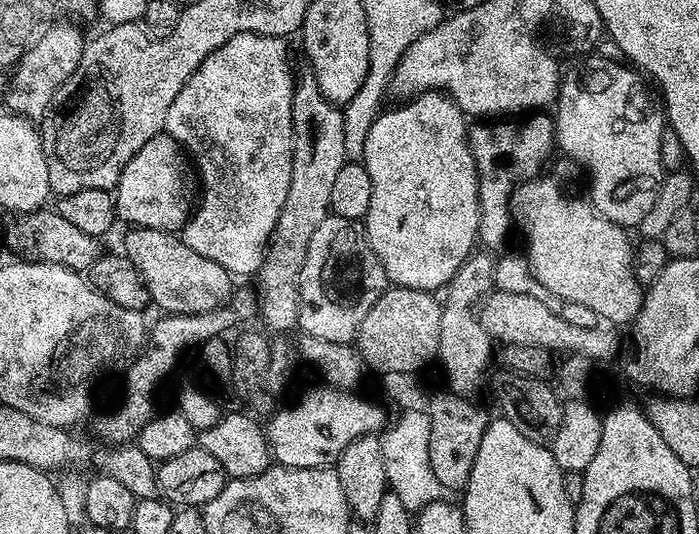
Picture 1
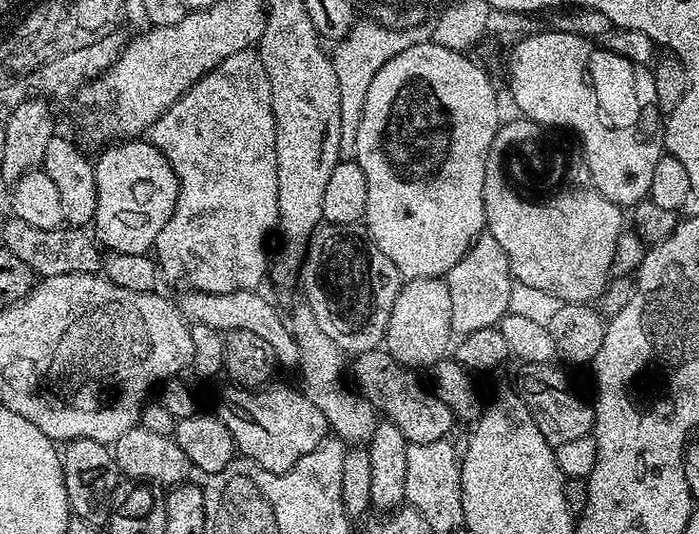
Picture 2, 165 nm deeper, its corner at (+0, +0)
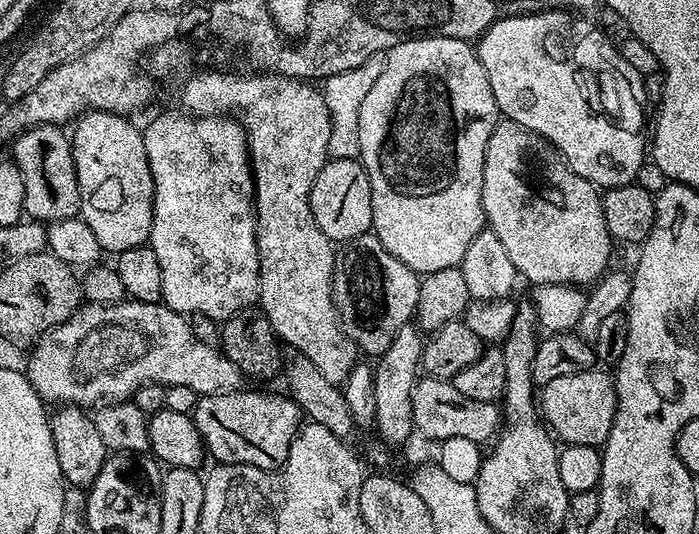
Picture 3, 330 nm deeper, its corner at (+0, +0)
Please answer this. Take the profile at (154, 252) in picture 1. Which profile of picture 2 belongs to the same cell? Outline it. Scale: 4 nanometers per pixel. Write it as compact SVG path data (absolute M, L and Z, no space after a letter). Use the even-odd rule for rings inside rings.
M191 290L183 293L185 296L178 300L180 313L184 315L185 320L192 324L201 324L202 326L210 326L216 332L227 334L234 330L250 330L250 334L258 334L258 338L262 338L262 342L266 342L266 346L272 348L272 359L277 365L280 364L284 368L295 369L298 364L298 342L294 338L289 321L280 317L280 312L267 300L264 296L259 296L259 291L251 292L231 292L230 294L210 294L209 292L194 292Z

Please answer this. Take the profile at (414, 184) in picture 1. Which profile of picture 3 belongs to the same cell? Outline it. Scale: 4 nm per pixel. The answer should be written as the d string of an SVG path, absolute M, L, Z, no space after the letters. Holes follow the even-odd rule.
M427 34L417 35L415 38L403 40L398 46L394 46L388 53L384 62L382 74L378 74L378 82L374 82L374 86L370 86L370 94L366 94L366 99L362 102L362 110L358 110L358 146L360 147L360 155L358 157L361 164L364 165L366 174L370 178L370 194L372 195L372 226L371 231L376 239L382 242L382 246L390 254L394 254L394 258L398 258L398 262L402 262L406 266L410 266L410 270L414 270L417 274L427 274L437 272L438 270L446 270L460 265L462 258L466 254L466 250L470 246L470 242L474 242L474 238L479 232L485 231L486 221L484 219L484 207L482 206L482 174L484 173L484 159L486 158L486 146L490 142L490 134L496 128L498 117L500 116L500 107L496 105L494 98L494 90L490 90L490 78L486 78L486 70L482 66L477 49L473 47L469 41L455 40L454 38L446 38L445 36L430 36Z

